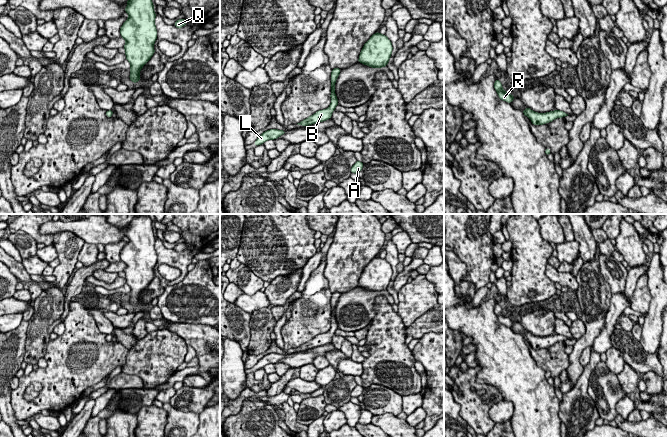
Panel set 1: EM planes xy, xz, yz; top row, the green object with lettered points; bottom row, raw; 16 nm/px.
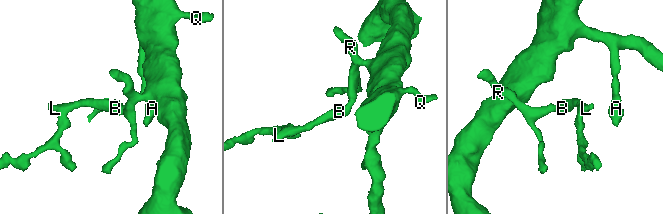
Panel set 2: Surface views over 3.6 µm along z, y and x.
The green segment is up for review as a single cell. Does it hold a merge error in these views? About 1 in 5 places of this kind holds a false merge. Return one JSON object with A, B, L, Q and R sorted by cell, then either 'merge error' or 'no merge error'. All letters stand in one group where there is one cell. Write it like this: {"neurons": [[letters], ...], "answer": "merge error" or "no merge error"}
{"neurons": [["A", "B", "L", "Q", "R"]], "answer": "no merge error"}

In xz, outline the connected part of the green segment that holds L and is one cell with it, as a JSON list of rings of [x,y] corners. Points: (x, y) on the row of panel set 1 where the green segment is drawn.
[[[270,129],[265,132],[263,132],[258,139],[254,142],[255,146],[258,146],[260,144],[263,144],[265,141],[270,140],[270,139],[277,139],[279,136],[285,134],[286,131],[284,130],[277,130],[277,129]]]

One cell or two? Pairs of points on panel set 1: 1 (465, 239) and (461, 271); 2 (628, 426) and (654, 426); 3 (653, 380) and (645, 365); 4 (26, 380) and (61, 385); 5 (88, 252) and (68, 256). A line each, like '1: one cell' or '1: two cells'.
1: two cells
2: one cell
3: two cells
4: one cell
5: two cells

